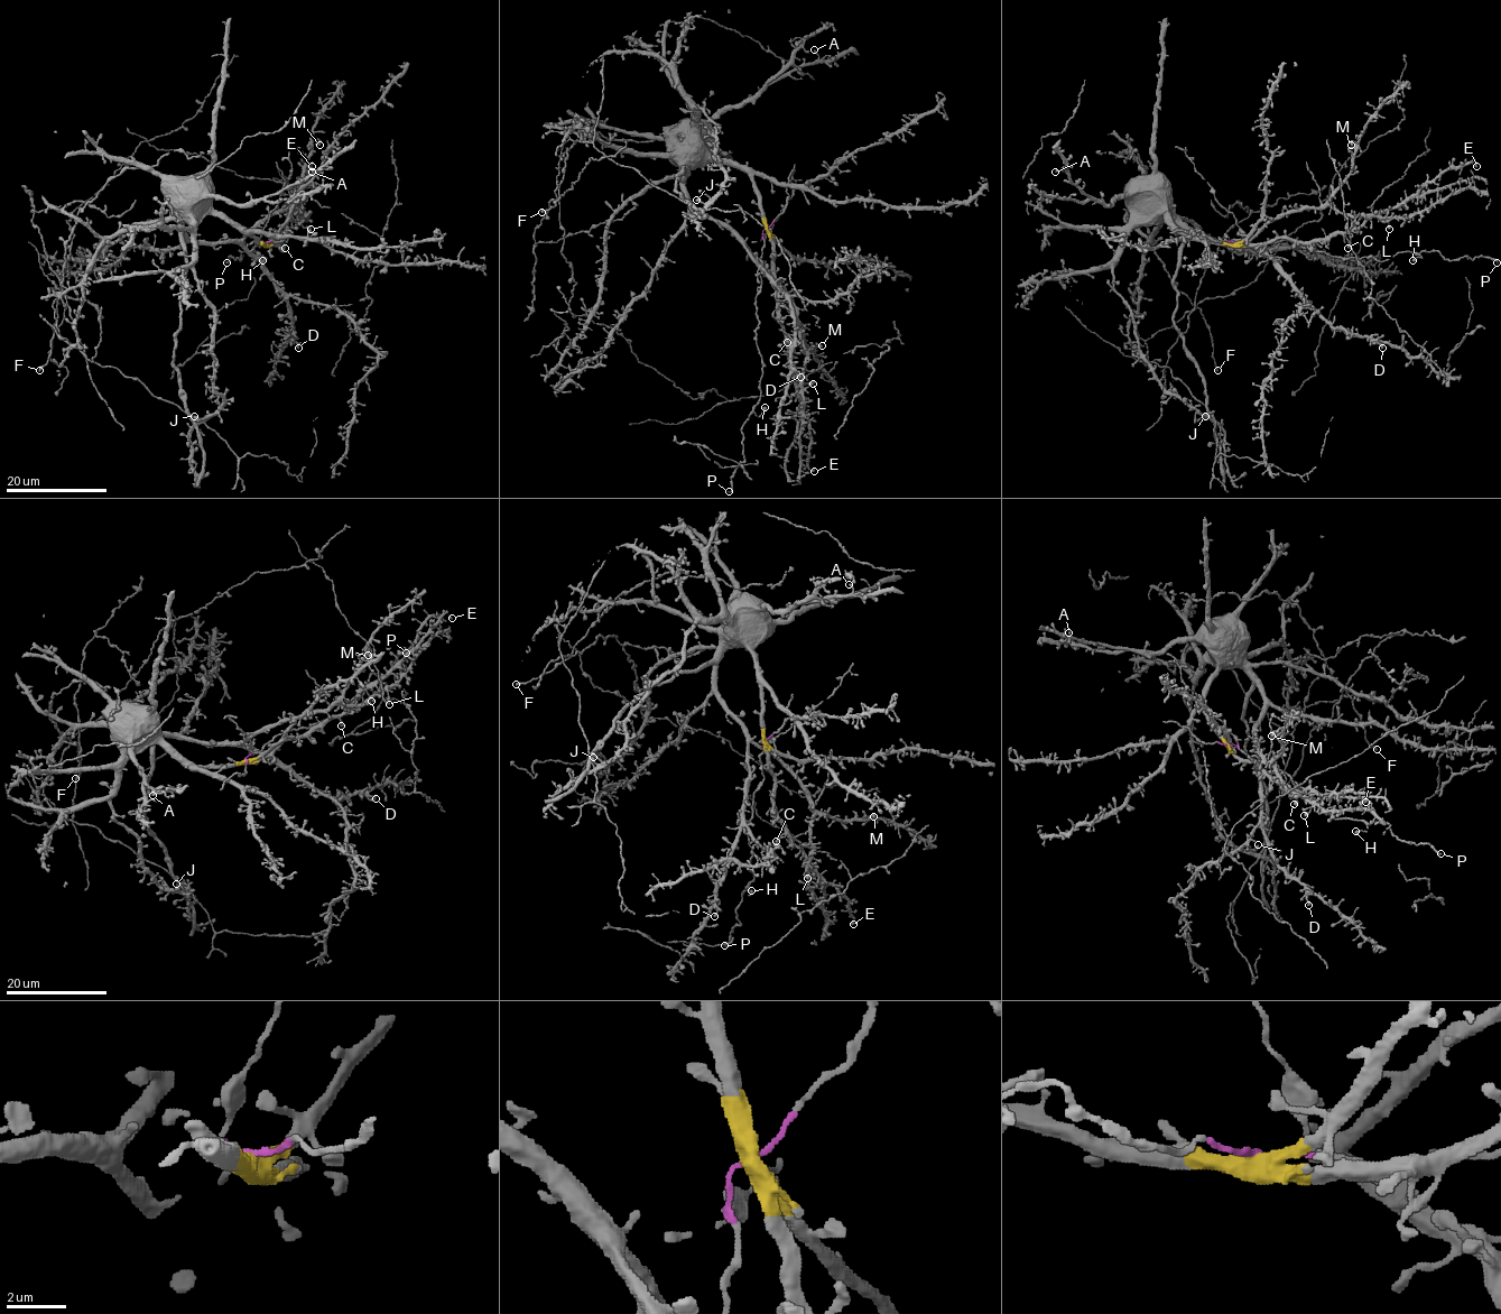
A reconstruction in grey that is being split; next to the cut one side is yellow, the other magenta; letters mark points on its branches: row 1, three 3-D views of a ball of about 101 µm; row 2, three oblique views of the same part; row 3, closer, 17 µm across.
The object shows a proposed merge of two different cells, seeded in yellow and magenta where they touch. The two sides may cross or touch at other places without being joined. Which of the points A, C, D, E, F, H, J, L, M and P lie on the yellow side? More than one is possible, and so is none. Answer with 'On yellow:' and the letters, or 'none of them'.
On yellow: A, C, D, E, F, J, L, M

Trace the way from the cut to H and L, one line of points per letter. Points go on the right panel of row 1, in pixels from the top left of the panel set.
H: (1234, 242), (1261, 247), (1290, 240), (1334, 257), (1373, 257), (1381, 261), (1405, 251), (1421, 256), (1411, 260)
L: (1234, 242), (1248, 246), (1268, 243), (1277, 239), (1328, 240), (1358, 230), (1370, 218), (1386, 211), (1389, 229)

